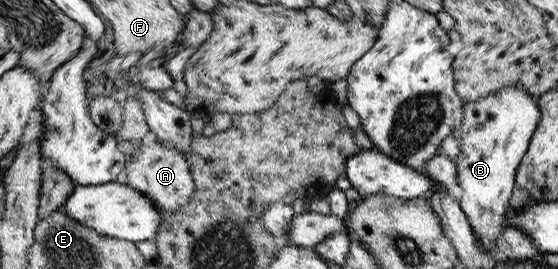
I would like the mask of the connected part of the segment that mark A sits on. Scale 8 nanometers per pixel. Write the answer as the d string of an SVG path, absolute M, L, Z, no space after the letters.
M157 137L143 141L141 149L129 157L126 169L129 185L142 190L151 199L155 199L155 203L163 212L169 212L169 214L179 212L179 209L184 208L194 196L196 186L193 168L186 154L170 147Z

